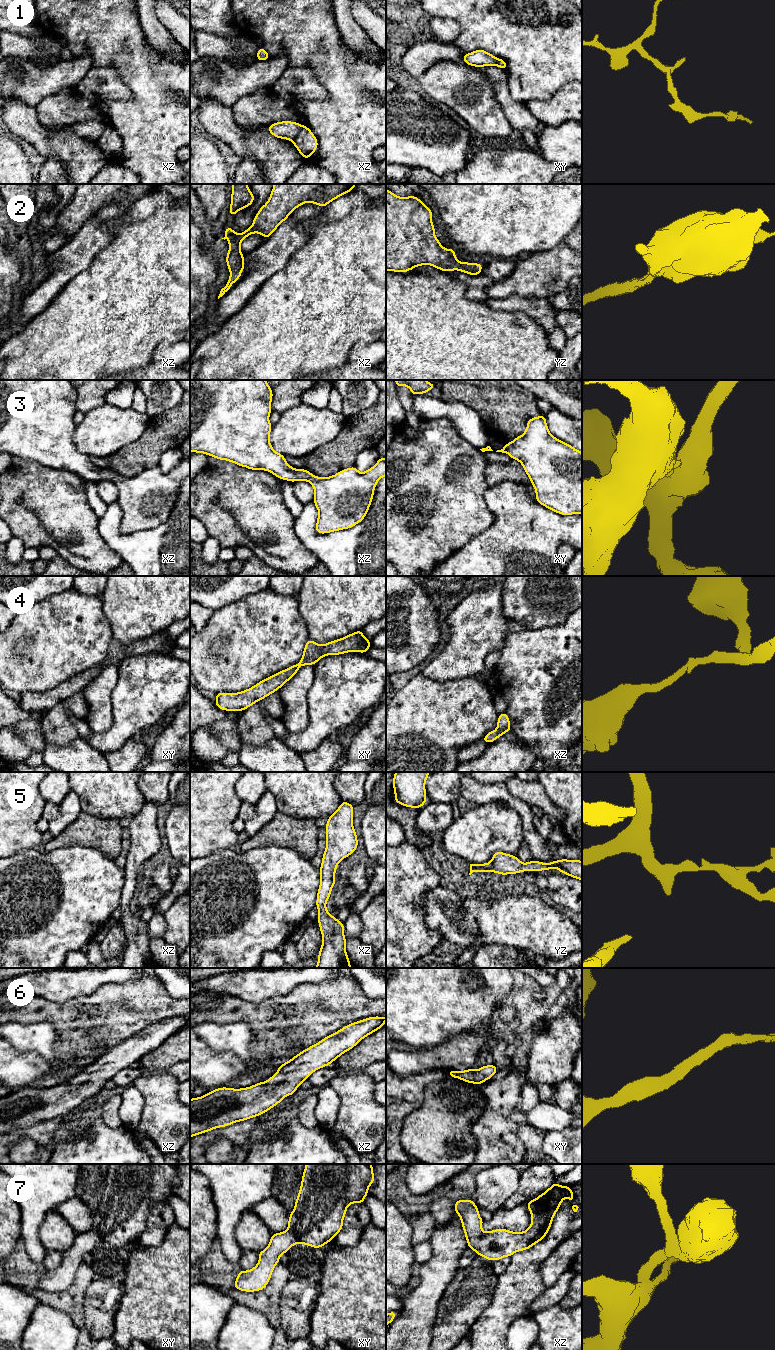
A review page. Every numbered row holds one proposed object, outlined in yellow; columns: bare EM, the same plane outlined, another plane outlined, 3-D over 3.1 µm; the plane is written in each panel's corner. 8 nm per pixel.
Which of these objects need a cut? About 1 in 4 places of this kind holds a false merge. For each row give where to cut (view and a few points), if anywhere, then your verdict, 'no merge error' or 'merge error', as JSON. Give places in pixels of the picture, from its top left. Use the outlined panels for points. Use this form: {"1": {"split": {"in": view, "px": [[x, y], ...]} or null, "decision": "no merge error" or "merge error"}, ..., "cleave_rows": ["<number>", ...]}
{"1": {"split": {"in": "xz", "px": [[301, 125], [300, 131], [292, 140]]}, "decision": "merge error"}, "2": {"split": null, "decision": "no merge error"}, "3": {"split": null, "decision": "no merge error"}, "4": {"split": null, "decision": "no merge error"}, "5": {"split": null, "decision": "no merge error"}, "6": {"split": null, "decision": "no merge error"}, "7": {"split": null, "decision": "no merge error"}, "cleave_rows": ["1"]}

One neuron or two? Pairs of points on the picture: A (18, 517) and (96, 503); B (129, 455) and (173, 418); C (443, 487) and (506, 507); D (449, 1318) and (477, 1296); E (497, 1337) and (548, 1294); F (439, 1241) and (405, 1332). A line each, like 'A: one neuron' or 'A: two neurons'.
A: two neurons
B: one neuron
C: two neurons
D: one neuron
E: two neurons
F: one neuron

